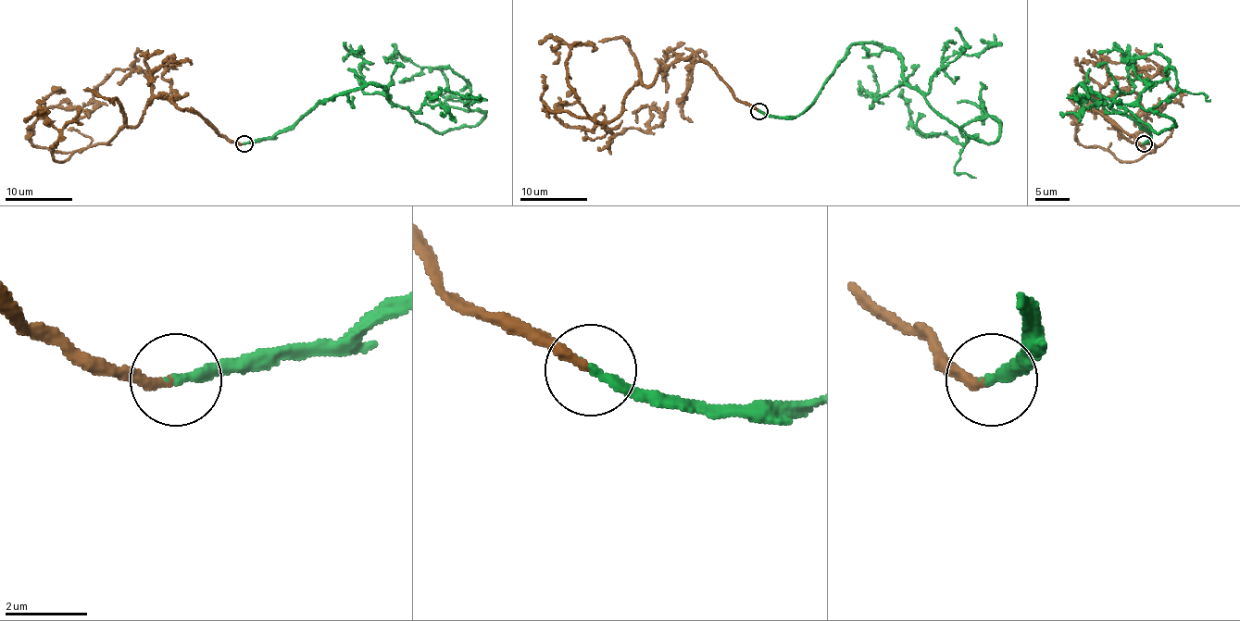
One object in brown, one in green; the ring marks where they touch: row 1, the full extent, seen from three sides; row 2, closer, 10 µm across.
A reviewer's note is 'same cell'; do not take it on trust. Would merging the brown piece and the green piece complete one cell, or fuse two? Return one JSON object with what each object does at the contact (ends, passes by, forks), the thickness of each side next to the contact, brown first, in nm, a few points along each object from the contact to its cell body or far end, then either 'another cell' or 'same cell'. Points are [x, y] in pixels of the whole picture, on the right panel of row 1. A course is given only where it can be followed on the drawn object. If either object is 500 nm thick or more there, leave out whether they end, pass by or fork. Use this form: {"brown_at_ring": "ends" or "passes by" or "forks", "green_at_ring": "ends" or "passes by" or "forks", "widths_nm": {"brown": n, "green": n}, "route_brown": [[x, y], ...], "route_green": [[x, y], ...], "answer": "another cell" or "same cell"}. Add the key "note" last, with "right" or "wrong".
{"brown_at_ring": "ends", "green_at_ring": "ends", "widths_nm": {"brown": 240, "green": 240}, "route_brown": [[1143, 143], [1087, 110], [1097, 98], [1149, 152], [1138, 131], [1180, 94], [1161, 68], [1140, 73], [1155, 82]], "route_green": [[1143, 143], [1077, 94], [1175, 123], [1149, 110], [1175, 93], [1169, 61], [1121, 61]], "answer": "same cell", "note": "right"}

